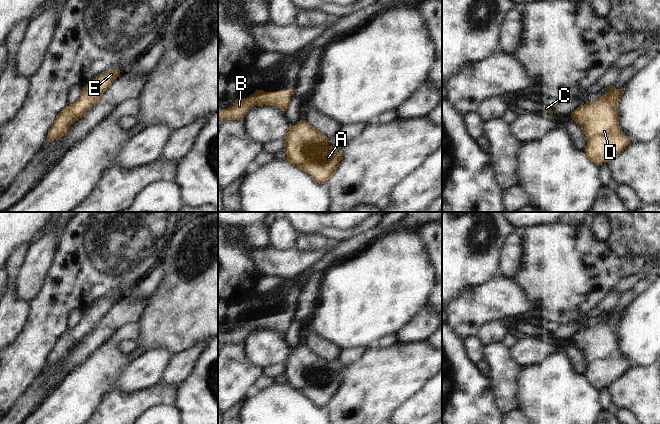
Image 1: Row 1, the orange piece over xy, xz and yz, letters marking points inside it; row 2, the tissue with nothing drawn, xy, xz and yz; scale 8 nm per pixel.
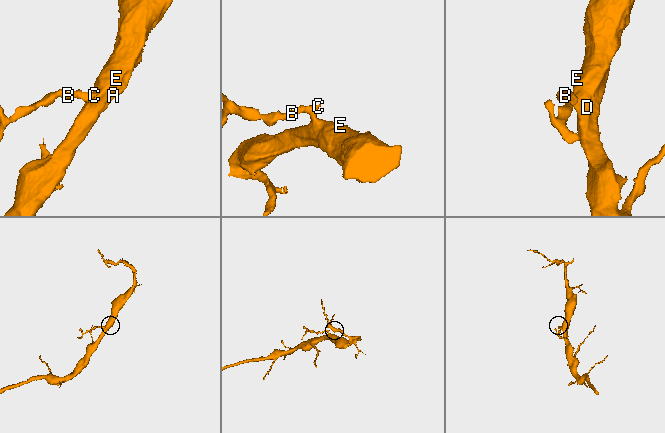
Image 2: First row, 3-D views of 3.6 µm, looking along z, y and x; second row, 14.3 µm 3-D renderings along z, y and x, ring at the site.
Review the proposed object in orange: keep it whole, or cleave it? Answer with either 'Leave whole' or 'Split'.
Leave whole

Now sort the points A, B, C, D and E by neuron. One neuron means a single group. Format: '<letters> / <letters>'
A B C D E

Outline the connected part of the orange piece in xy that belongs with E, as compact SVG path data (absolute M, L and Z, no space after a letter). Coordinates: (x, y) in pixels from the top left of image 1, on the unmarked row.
M109 294L91 304L82 312L82 318L78 324L66 330L55 342L47 359L46 367L62 362L70 350L79 344L88 334L99 325L102 318L110 311L111 307L119 300L120 294Z

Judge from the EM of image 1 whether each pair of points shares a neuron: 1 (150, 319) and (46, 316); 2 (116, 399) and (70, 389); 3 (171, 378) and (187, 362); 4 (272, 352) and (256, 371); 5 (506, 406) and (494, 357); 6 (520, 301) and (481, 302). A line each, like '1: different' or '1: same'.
1: different
2: different
3: same
4: different
5: same
6: same

